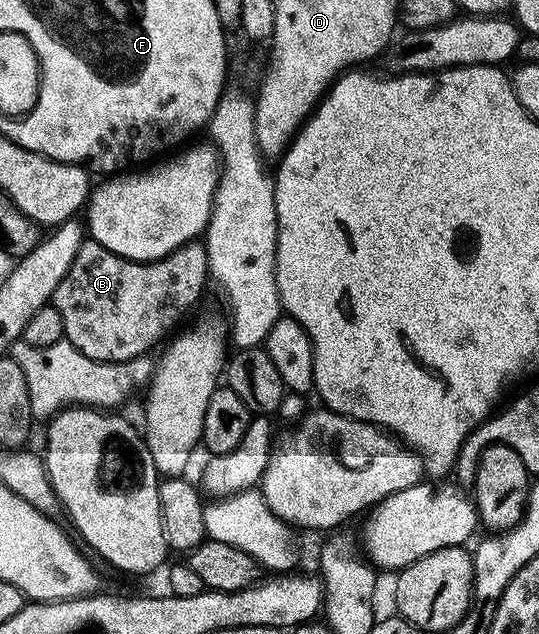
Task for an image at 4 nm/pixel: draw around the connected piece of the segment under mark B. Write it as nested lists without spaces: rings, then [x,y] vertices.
[[[85,241],[53,292],[50,303],[59,309],[64,326],[64,339],[72,343],[74,349],[99,363],[125,363],[147,356],[148,350],[159,339],[167,340],[180,327],[180,318],[199,301],[204,286],[209,286],[209,283],[208,251],[203,242],[193,241],[182,245],[153,263],[139,263],[110,253],[110,249],[100,243]]]

